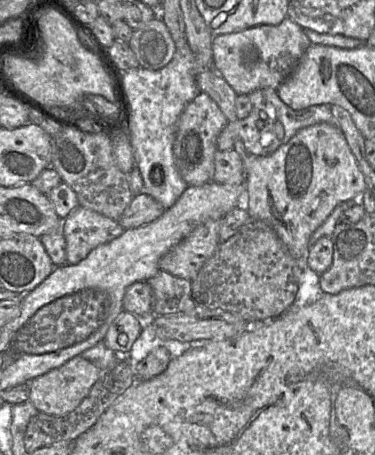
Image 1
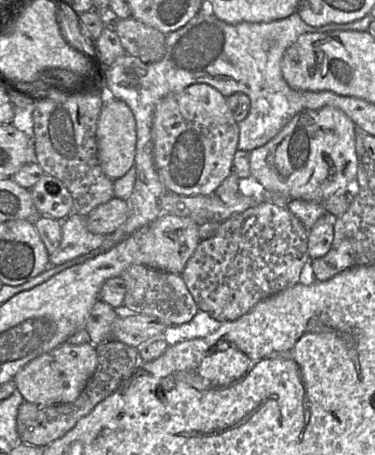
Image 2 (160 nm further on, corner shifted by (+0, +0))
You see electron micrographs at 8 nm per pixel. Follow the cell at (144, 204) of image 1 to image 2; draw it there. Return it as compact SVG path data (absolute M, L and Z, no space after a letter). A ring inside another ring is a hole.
M113 198L93 209L86 216L86 226L93 234L108 235L120 227L128 218L126 200Z

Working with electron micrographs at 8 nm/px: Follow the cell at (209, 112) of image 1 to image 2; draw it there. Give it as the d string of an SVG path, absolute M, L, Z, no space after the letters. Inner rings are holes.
M196 83L169 93L158 103L152 138L154 165L166 190L187 196L208 195L232 172L239 128L227 97L208 84Z

